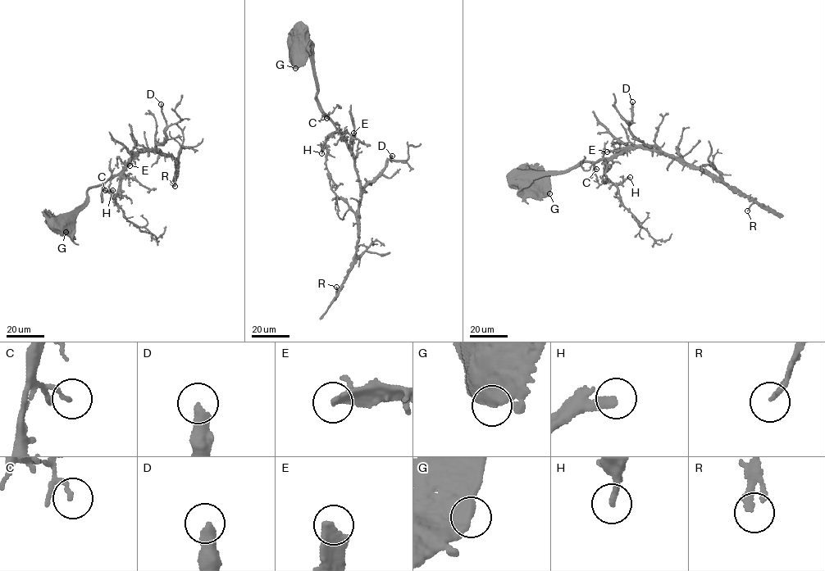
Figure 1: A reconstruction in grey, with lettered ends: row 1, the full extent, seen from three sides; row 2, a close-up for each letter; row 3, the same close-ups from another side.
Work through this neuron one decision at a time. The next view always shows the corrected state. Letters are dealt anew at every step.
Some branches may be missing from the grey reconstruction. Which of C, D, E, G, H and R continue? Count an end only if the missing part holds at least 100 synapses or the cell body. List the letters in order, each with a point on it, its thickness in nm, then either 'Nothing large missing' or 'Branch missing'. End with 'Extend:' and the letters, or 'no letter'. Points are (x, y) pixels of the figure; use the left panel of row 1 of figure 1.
C: Place: (105, 190). Thickness 100 nm. Nothing large missing
D: Place: (161, 104). Thickness 400 nm. Nothing large missing
E: Place: (129, 165). Thickness 300 nm. Branch missing
G: Place: (66, 232). Thickness 650 nm. Nothing large missing
H: Place: (112, 190). Thickness 240 nm. Nothing large missing
R: Place: (175, 186). Thickness 180 nm. Nothing large missing
Extend: E

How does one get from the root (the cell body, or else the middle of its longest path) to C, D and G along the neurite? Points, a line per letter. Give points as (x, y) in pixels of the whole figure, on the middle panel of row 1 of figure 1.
C: (301, 37), (308, 42), (316, 100), (326, 118)
D: (301, 37), (308, 40), (311, 48), (320, 111), (343, 136), (353, 157), (361, 187), (380, 172), (392, 156)
G: (301, 37), (304, 39), (295, 68)

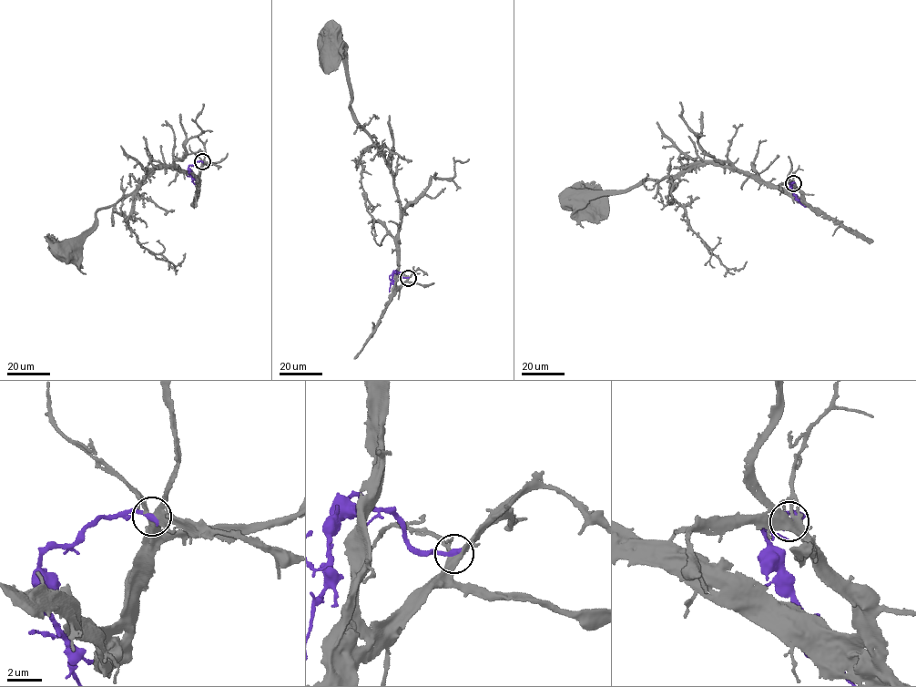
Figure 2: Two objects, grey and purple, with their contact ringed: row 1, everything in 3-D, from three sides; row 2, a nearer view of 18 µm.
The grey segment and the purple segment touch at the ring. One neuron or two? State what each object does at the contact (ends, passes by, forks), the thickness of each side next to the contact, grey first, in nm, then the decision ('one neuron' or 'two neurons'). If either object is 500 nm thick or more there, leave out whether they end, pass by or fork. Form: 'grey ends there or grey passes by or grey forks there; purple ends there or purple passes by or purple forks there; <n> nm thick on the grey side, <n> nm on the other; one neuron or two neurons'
grey forks there; purple ends there; 360 nm thick on the grey side, 360 nm on the other; two neurons

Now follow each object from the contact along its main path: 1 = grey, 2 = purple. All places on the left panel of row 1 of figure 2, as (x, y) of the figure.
1: (202, 161), (197, 175), (176, 167), (153, 170), (125, 198), (96, 212), (92, 226), (63, 252)
2: (202, 161), (188, 166), (195, 184)

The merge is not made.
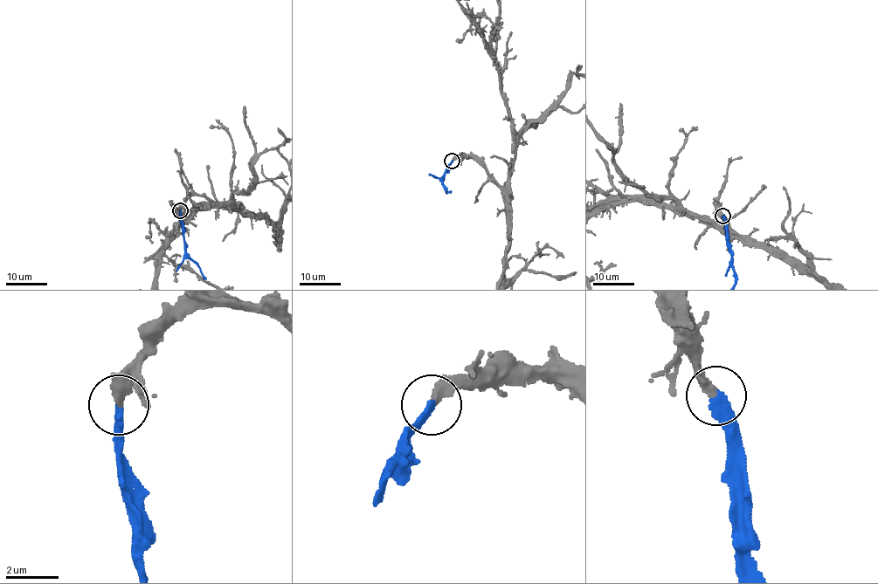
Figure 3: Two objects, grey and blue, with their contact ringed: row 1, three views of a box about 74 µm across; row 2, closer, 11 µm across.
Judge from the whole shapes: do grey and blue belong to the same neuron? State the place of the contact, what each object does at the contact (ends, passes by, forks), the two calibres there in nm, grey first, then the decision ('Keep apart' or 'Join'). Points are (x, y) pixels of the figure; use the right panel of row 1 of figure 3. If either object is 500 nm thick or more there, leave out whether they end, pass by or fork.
Place: (722, 216). At the ring grey ends. At the ring blue ends. Thickness 320 nm (grey) against 360 nm. Join

